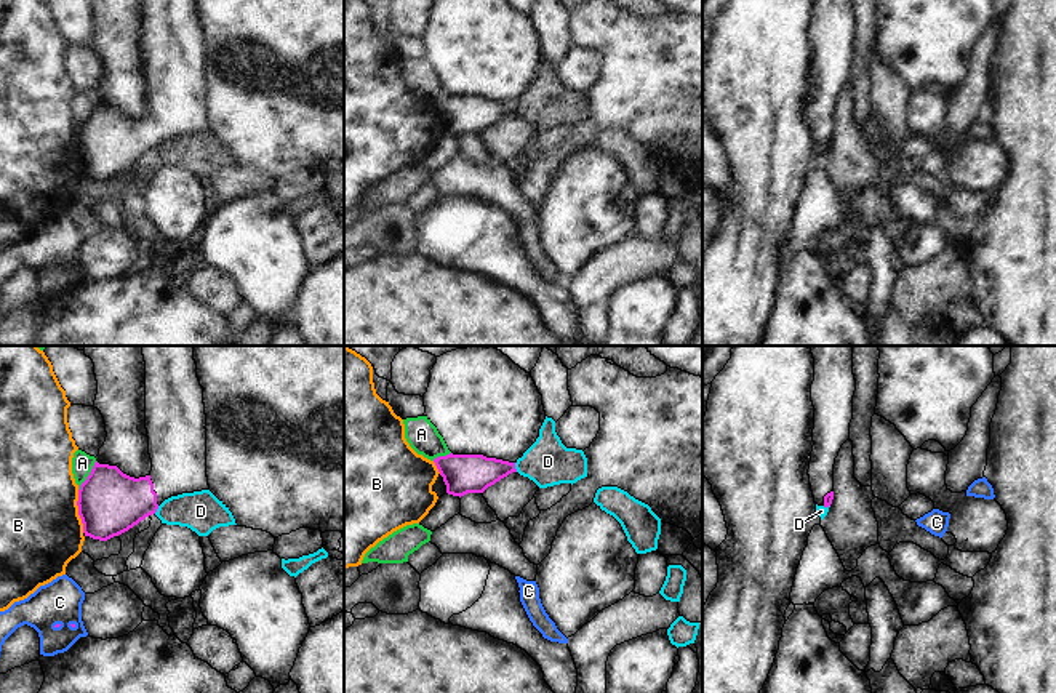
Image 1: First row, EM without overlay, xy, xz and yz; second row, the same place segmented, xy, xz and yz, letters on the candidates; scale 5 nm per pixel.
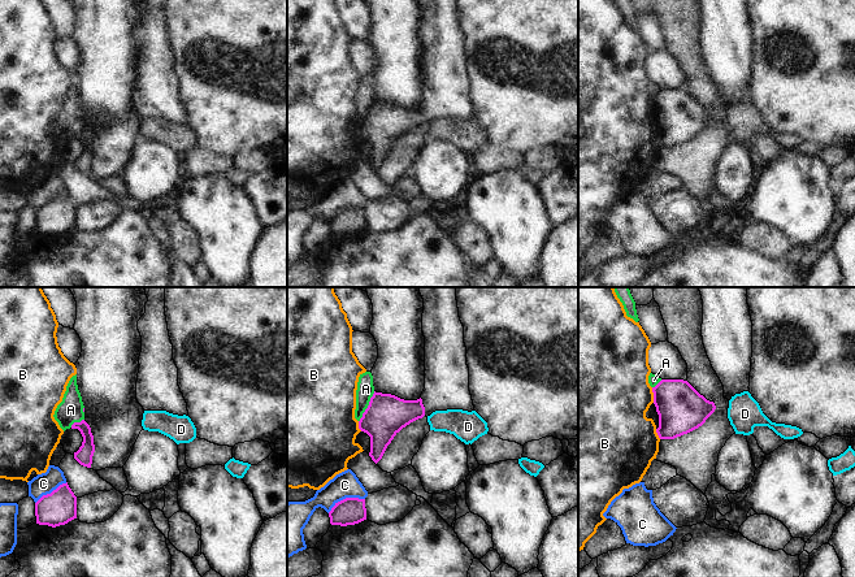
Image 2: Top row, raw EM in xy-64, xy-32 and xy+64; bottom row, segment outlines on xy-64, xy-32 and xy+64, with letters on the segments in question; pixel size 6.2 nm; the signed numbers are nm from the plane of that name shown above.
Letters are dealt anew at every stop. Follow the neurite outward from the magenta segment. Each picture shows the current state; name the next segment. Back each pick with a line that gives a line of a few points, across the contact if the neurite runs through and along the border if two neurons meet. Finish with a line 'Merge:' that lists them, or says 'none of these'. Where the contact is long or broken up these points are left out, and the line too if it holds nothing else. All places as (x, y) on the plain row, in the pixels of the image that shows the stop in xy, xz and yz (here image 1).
Merge: none of these

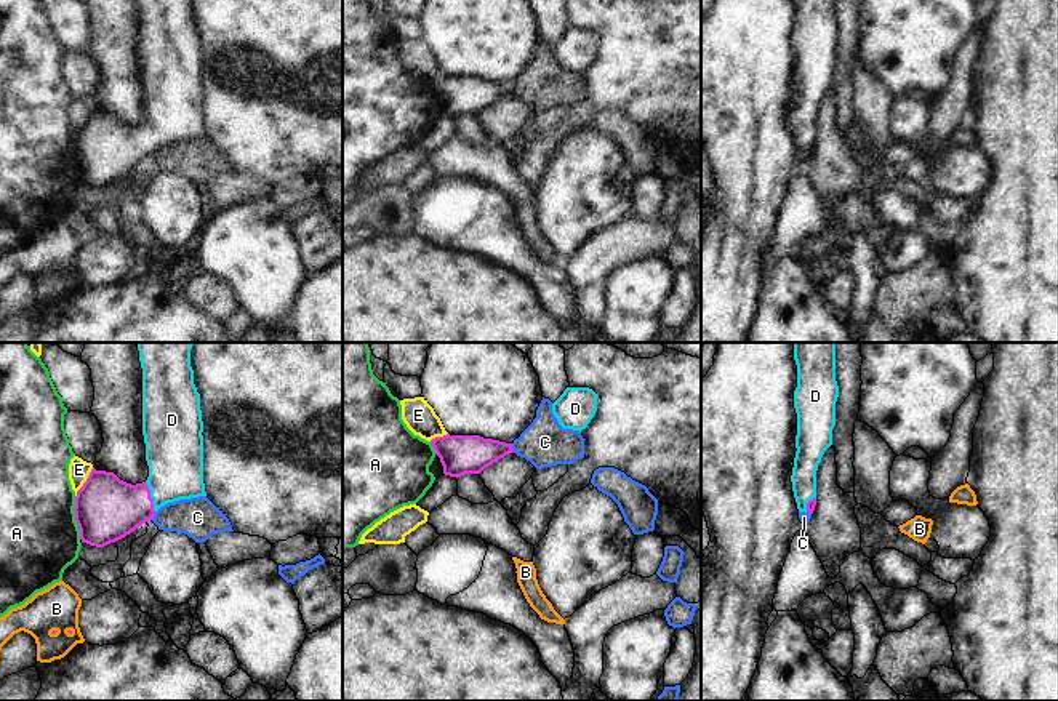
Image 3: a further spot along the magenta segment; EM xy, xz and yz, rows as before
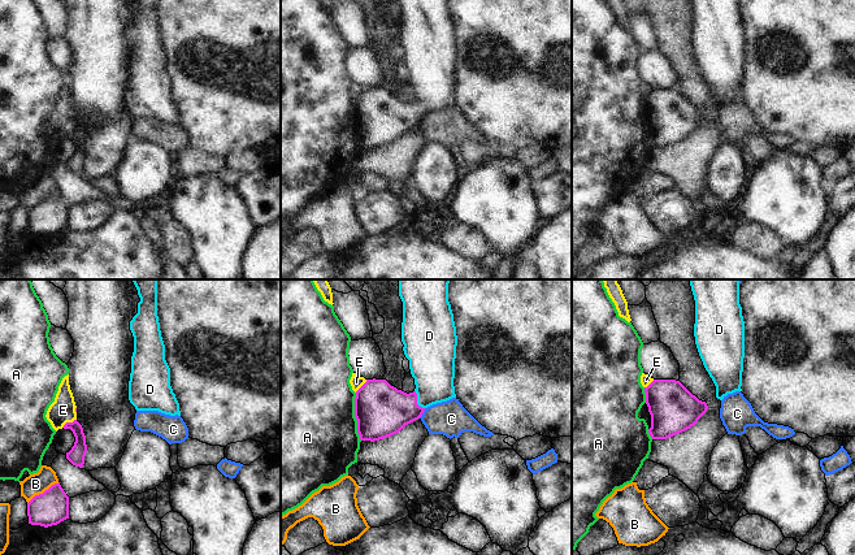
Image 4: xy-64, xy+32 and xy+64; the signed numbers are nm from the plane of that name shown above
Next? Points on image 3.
D: xy (106, 151), (132, 148), (149, 138), (175, 112), (175, 96)
Merge: D

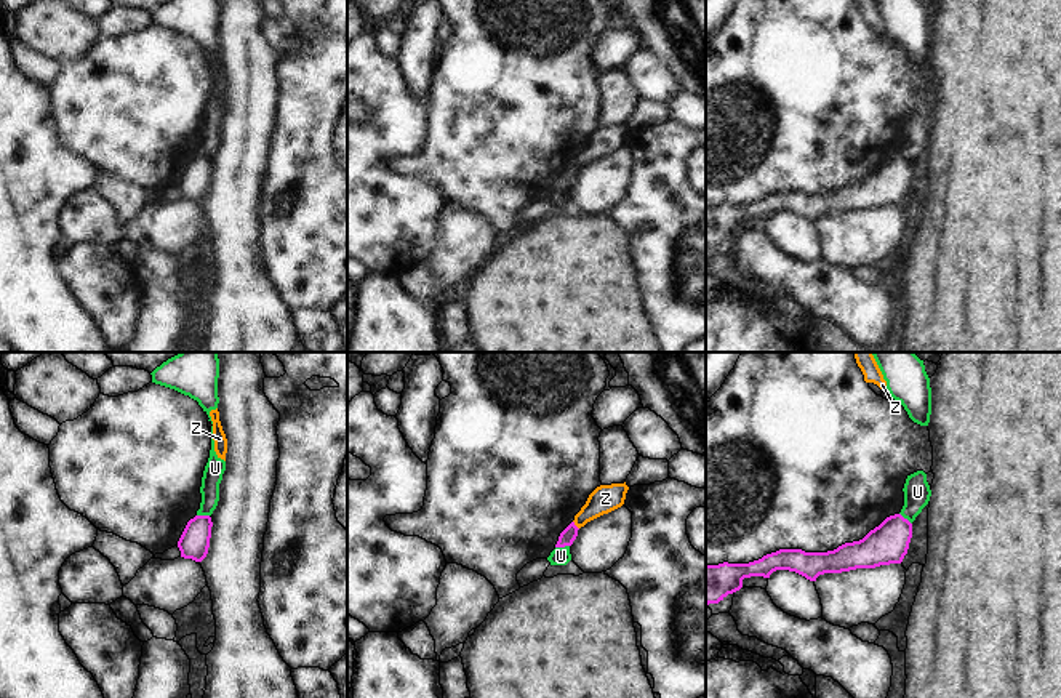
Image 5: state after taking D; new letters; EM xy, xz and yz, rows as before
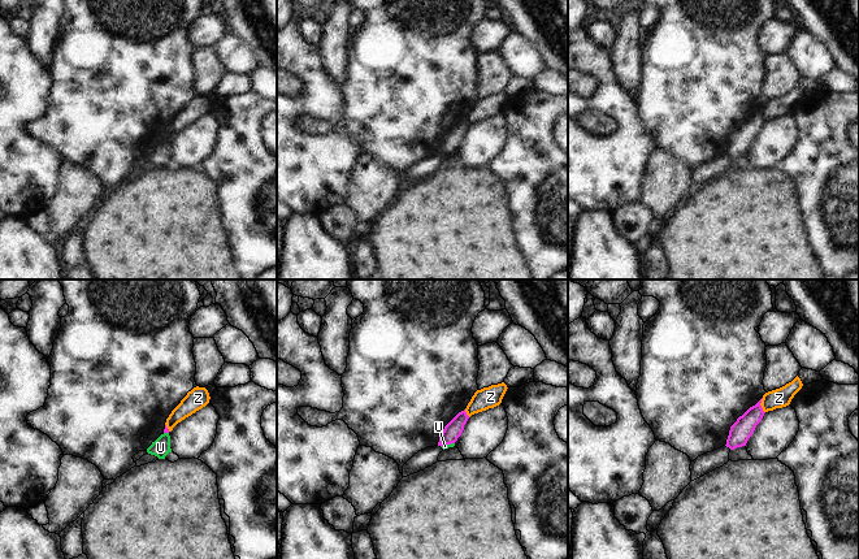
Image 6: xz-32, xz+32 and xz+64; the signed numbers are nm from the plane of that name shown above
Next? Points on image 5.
Merge: none of these

